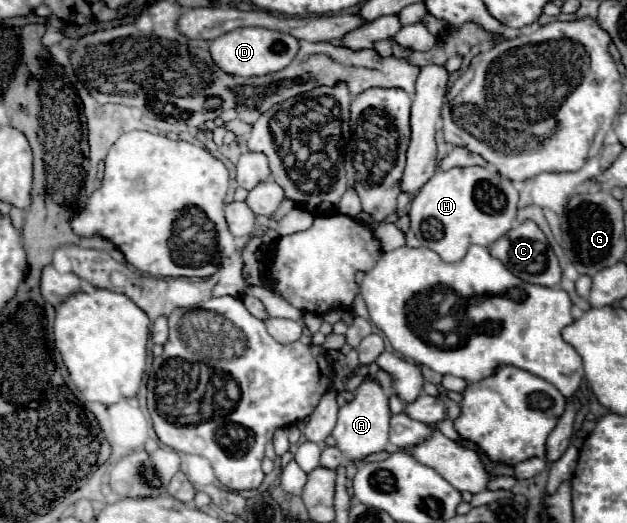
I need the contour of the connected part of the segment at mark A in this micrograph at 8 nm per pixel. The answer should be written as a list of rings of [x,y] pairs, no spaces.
[[[365,378],[359,384],[359,388],[355,390],[355,400],[347,402],[339,410],[339,420],[337,420],[337,426],[335,426],[331,436],[335,438],[337,448],[351,462],[359,462],[359,460],[365,460],[369,454],[377,454],[377,452],[383,452],[389,448],[389,440],[387,440],[389,418],[391,418],[389,398],[383,394],[381,386],[375,380]]]

